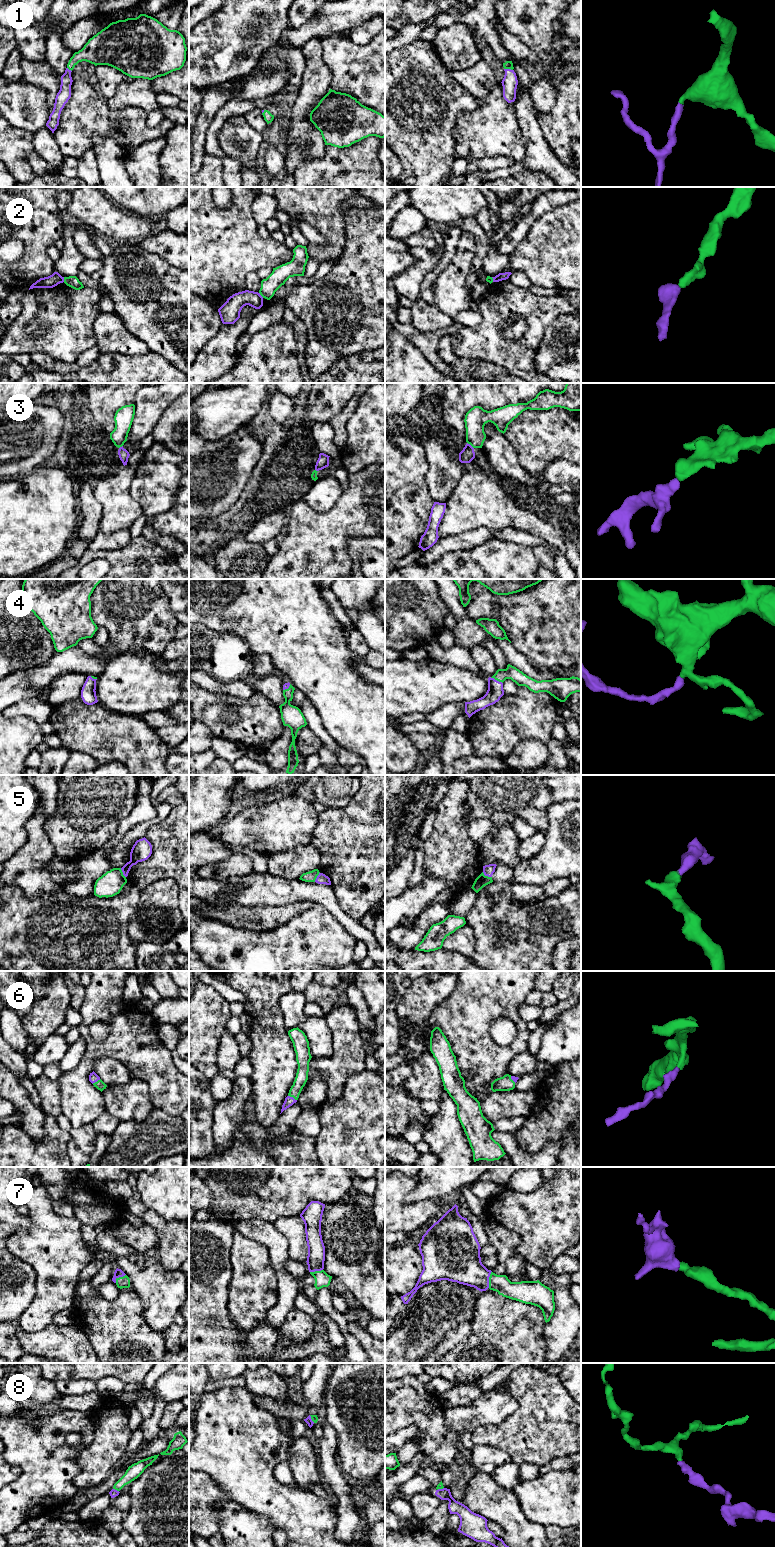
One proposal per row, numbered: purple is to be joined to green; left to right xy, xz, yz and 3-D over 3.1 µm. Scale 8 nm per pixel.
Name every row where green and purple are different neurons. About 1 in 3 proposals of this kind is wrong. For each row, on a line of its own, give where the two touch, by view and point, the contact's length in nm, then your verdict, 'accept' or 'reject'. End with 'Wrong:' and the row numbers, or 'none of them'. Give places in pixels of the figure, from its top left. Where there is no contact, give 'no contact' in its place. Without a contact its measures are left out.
1: meets green in yz at (508, 68); contact 70 nm long; accept
2: meets green in xz at (261, 295); contact 60 nm long; reject
3: meets green in yz at (470, 444); contact 80 nm long; accept
4: meets green in yz at (496, 679); contact 120 nm long; accept
5: meets green in yz at (487, 876); contact 90 nm long; accept
6: meets green in xz at (292, 1096); contact 80 nm long; accept
7: meets green in yz at (489, 1279); contact 140 nm long; accept
8: meets green in xy at (116, 1489); contact 50 nm long; reject
Wrong: 2, 8

